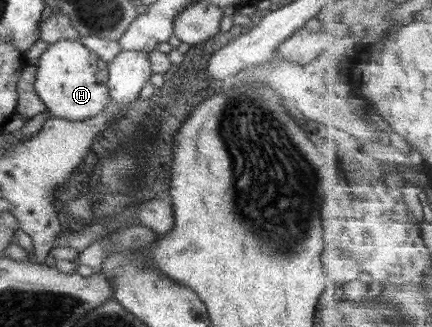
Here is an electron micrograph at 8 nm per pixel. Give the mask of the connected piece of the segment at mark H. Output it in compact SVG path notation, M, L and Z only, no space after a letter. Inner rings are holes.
M61 39L47 46L36 65L34 90L37 97L44 103L45 109L53 117L69 121L83 121L95 117L110 103L110 95L106 86L108 78L107 65L89 49L83 47L78 41Z

